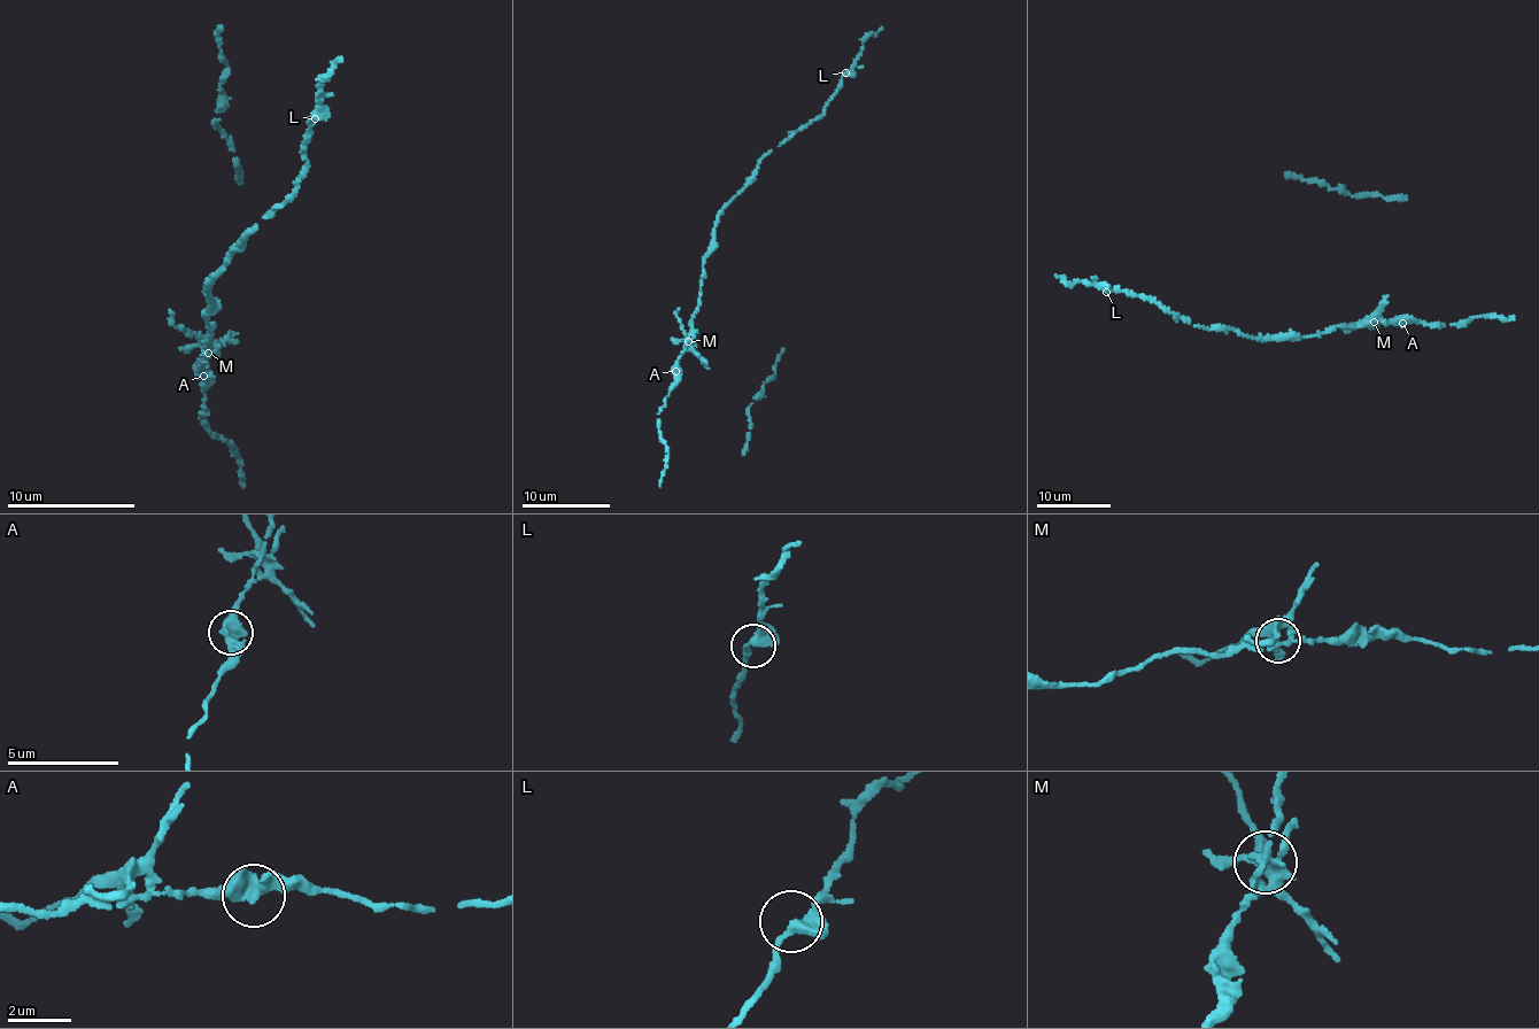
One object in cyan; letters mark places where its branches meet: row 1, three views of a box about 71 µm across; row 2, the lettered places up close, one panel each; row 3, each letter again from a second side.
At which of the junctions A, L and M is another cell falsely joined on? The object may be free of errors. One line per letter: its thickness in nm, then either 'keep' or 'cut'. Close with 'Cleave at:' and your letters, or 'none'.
A: 340 nm thick; keep
L: 280 nm thick; keep
M: 320 nm thick; cut
Cleave at: M

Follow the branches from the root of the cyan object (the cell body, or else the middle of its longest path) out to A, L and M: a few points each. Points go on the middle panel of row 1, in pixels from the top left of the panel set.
A: (701, 288), (690, 334), (675, 371)
L: (701, 288), (702, 256), (711, 246), (717, 215), (771, 149), (825, 113), (826, 102), (837, 89), (845, 72)
M: (701, 288), (687, 341)

